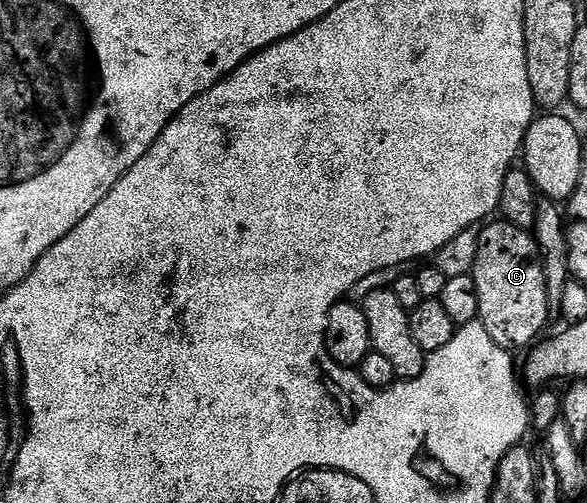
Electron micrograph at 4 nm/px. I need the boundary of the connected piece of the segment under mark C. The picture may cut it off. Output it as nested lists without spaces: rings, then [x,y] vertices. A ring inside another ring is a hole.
[[[504,219],[490,220],[481,229],[479,251],[475,255],[471,276],[475,279],[475,291],[479,291],[478,318],[483,327],[487,327],[487,335],[491,335],[491,339],[495,339],[499,347],[510,351],[518,351],[517,349],[521,348],[524,350],[544,334],[541,332],[544,331],[545,324],[551,321],[547,283],[544,281],[544,263],[541,260],[540,247],[530,230],[521,229]]]

